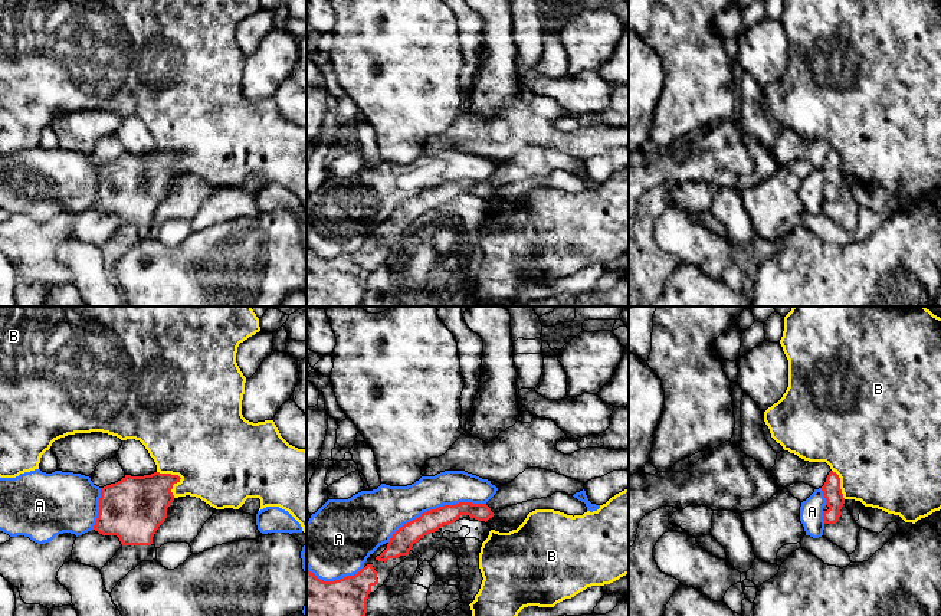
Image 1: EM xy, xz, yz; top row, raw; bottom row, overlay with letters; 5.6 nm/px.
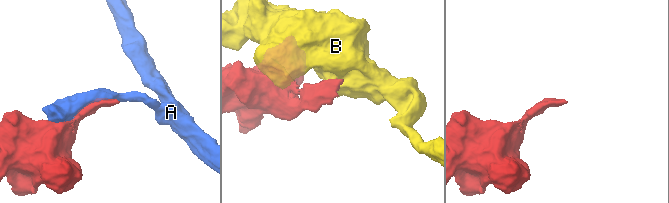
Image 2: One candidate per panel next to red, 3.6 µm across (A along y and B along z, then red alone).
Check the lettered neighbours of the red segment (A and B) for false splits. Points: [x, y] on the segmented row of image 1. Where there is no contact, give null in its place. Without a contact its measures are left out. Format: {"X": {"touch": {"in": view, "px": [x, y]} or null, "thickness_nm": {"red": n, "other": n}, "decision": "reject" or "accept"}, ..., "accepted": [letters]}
{"A": {"touch": {"in": "xz", "px": [436, 508]}, "thickness_nm": {"red": 120, "other": 240}, "decision": "reject"}, "B": {"touch": {"in": "xy", "px": [179, 477]}, "thickness_nm": {"red": 280, "other": 500}, "decision": "reject"}, "accepted": []}

